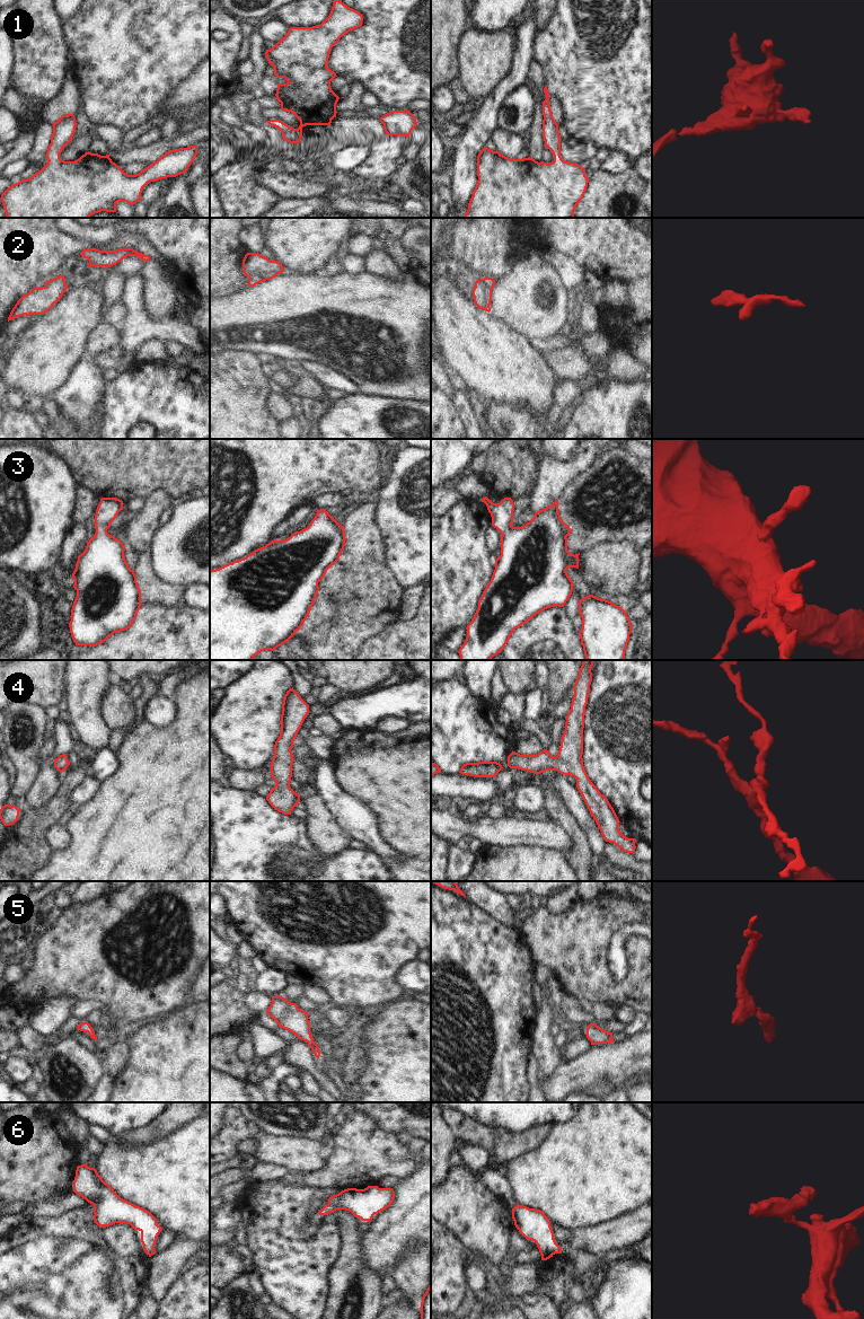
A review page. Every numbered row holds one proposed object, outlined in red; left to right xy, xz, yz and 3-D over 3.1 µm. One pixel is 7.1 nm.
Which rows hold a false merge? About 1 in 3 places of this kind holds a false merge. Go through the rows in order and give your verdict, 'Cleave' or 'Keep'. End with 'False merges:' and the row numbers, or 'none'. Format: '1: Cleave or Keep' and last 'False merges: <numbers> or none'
1: Keep
2: Keep
3: Keep
4: Keep
5: Keep
6: Keep
False merges: none

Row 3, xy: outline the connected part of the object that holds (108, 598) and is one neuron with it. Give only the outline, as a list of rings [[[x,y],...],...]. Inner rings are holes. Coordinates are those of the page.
[[[102,498],[96,533],[78,556],[72,573],[77,597],[69,623],[76,645],[97,645],[132,626],[141,607],[136,575],[124,557],[123,543],[107,533],[123,501]]]

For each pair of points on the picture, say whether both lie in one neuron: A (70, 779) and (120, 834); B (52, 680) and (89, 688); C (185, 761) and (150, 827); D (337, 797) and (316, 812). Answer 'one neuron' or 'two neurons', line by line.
A: two neurons
B: two neurons
C: one neuron
D: two neurons

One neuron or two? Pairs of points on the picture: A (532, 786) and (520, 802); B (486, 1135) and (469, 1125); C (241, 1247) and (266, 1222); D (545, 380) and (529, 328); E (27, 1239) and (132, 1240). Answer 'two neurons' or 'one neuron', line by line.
A: one neuron
B: one neuron
C: two neurons
D: two neurons
E: two neurons

